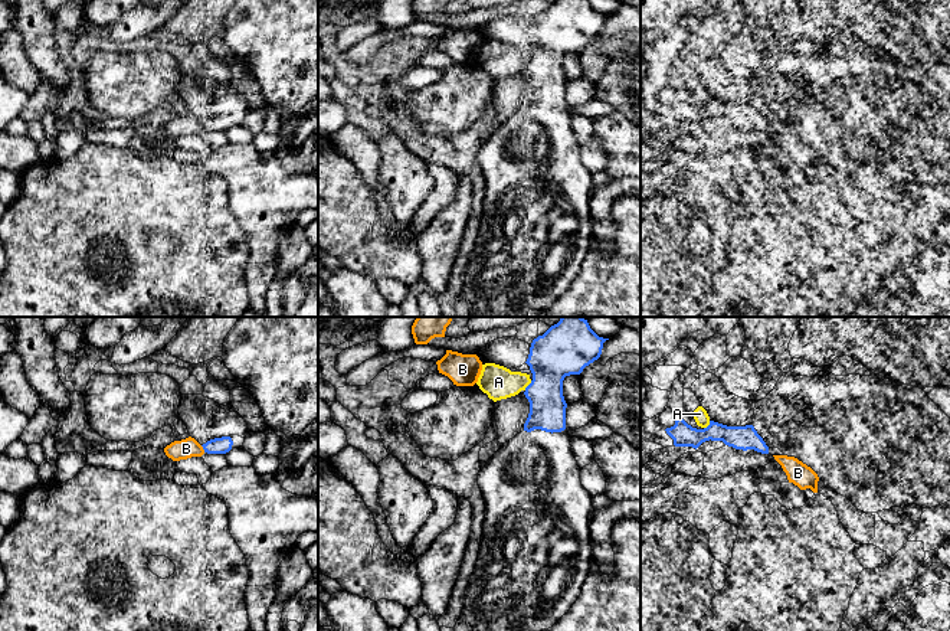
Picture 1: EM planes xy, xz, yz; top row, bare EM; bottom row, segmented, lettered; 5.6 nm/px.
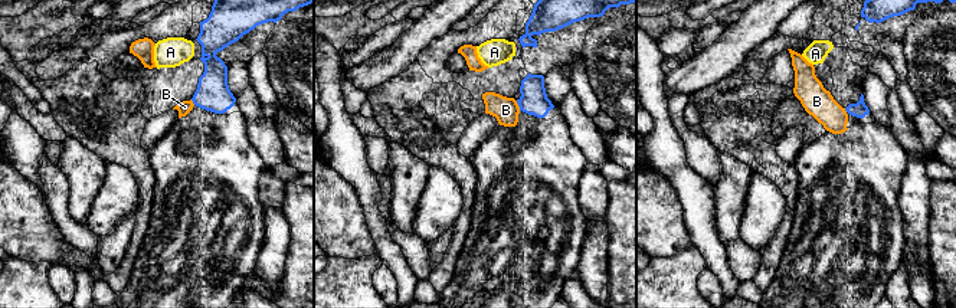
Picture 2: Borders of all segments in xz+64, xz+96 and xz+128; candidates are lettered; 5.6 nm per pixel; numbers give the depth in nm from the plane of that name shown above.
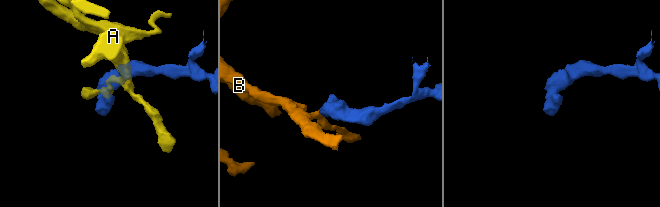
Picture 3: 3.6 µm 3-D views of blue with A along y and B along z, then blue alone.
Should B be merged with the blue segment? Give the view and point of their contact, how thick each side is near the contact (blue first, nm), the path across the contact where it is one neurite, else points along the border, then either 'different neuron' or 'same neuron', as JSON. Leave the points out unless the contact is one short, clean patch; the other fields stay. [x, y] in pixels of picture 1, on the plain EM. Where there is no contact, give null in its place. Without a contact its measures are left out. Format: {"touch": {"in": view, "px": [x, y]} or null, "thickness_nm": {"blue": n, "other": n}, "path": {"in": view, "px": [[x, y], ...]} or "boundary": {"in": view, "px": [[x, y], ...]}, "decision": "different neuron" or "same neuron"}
{"touch": {"in": "xy", "px": [203, 126]}, "thickness_nm": {"blue": 100, "other": 110}, "decision": "different neuron"}

